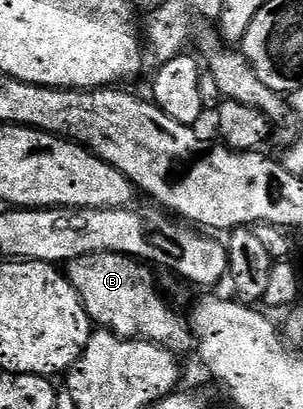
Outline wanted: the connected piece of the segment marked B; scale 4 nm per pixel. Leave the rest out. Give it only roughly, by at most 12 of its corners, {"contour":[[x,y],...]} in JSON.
{"contour":[[68,263],[95,326],[178,355],[195,344],[149,264]]}

